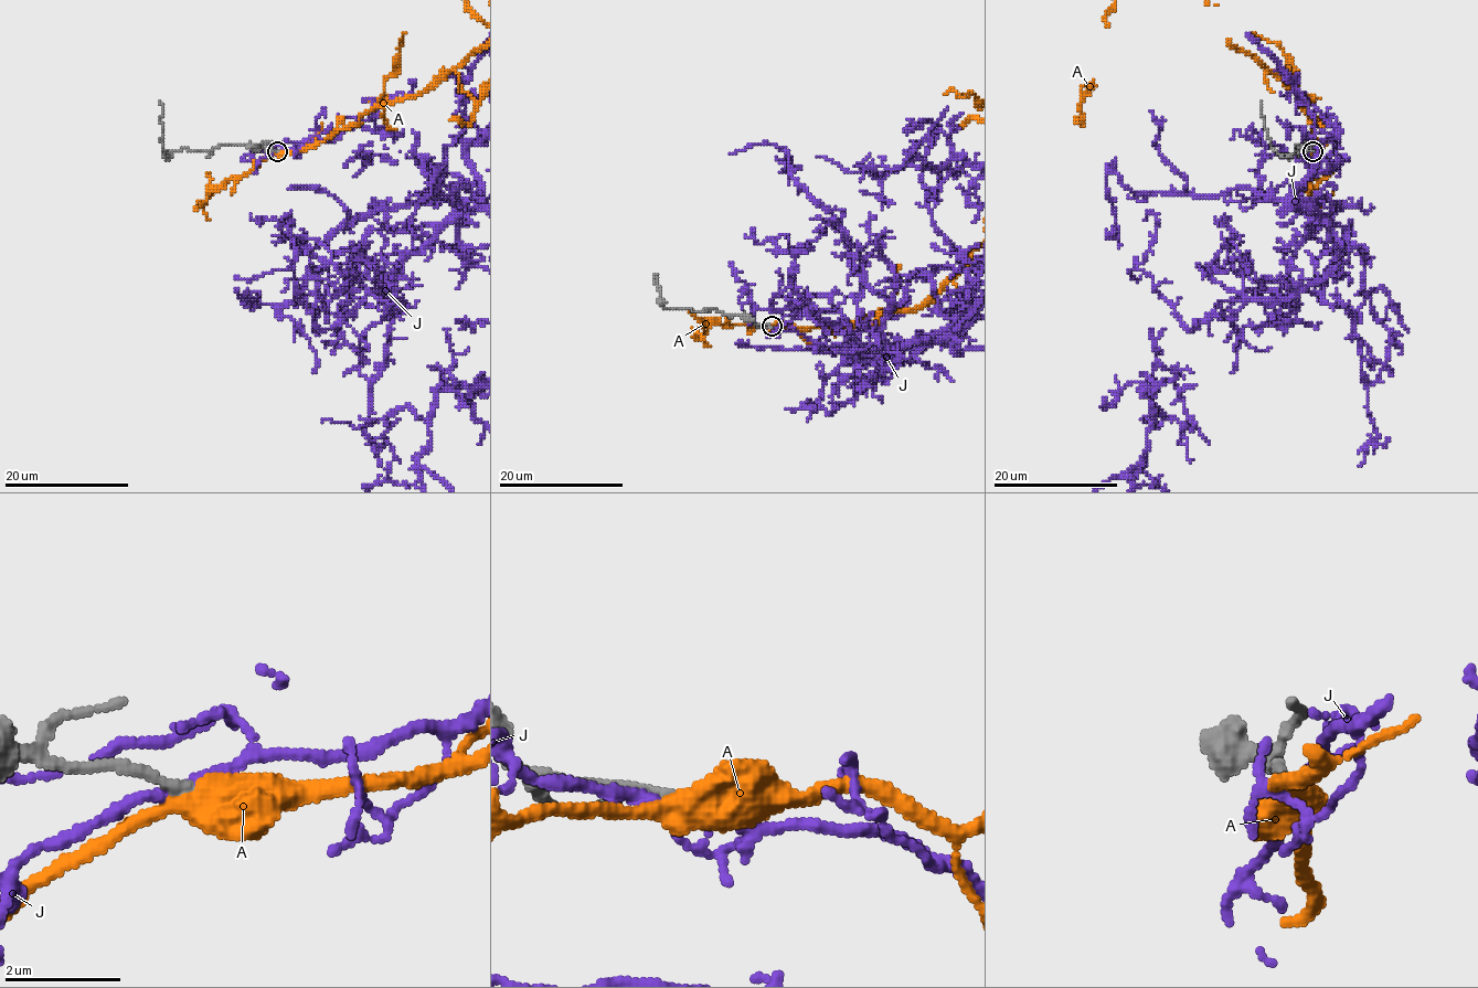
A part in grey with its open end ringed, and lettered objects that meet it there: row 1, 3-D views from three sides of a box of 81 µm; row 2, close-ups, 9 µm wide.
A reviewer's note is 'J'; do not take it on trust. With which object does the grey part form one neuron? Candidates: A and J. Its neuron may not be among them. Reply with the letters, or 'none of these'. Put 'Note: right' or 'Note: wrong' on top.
Note: wrong
A

